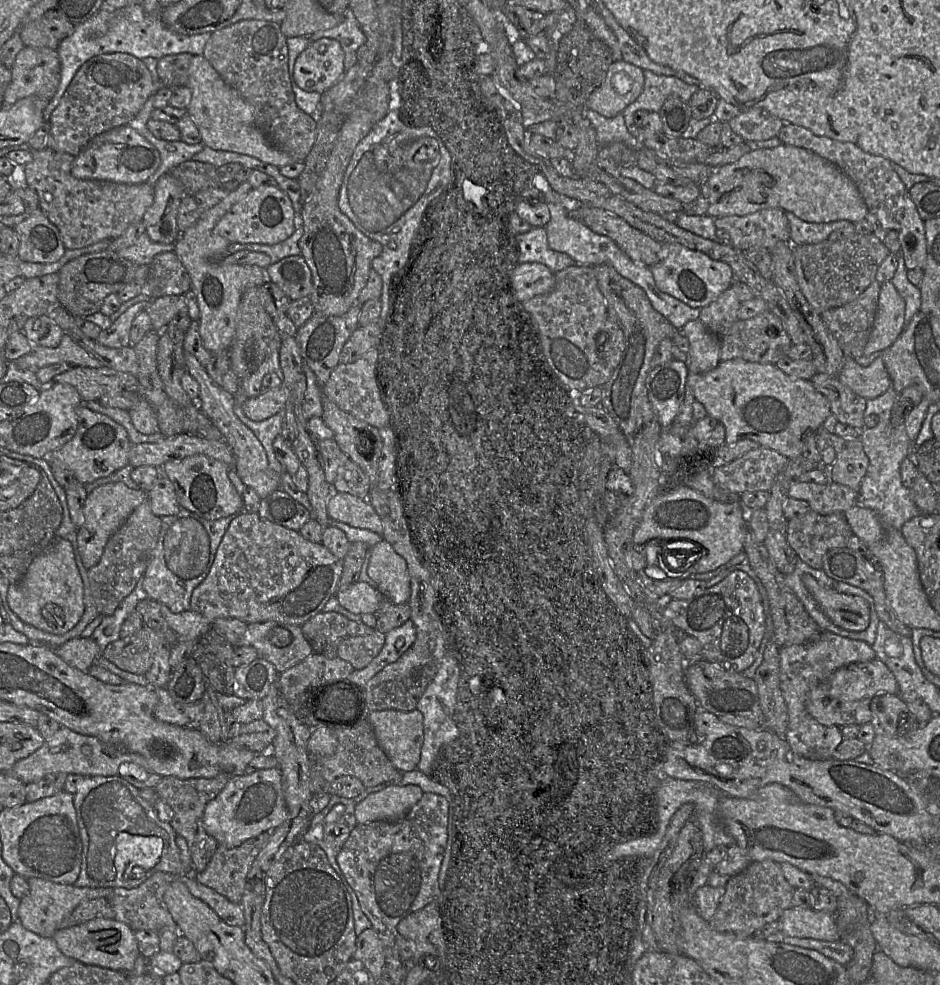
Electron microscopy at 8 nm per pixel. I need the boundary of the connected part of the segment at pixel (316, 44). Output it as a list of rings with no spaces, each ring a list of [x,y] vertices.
[[[320,38],[311,42],[294,65],[297,86],[307,92],[323,94],[344,76],[344,59],[345,53],[338,40]]]

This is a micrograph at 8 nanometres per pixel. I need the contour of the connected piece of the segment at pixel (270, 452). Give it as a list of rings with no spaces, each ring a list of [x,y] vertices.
[[[240,384],[235,396],[234,413],[258,438],[264,447],[270,467],[278,474],[284,473],[284,467],[277,459],[274,452],[274,440],[281,434],[284,434],[284,424],[286,423],[285,411],[280,411],[277,414],[263,421],[253,421],[246,416],[243,410],[243,403],[249,398],[242,389]]]

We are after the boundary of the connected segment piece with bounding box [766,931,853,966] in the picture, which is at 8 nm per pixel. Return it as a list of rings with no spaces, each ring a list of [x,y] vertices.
[[[781,931],[771,934],[767,939],[769,942],[786,943],[806,949],[820,952],[824,956],[846,966],[853,958],[853,949],[842,941],[824,941],[811,938],[790,937]]]

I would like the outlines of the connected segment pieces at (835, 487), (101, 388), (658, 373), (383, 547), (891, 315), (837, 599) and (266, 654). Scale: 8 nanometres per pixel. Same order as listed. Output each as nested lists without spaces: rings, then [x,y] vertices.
[[[798,480],[791,482],[788,494],[791,498],[806,501],[810,510],[821,515],[844,513],[858,503],[859,497],[857,491],[835,482],[818,484]]]
[[[72,366],[68,371],[55,376],[53,382],[73,386],[83,402],[99,401],[110,391],[137,390],[135,375],[102,366],[89,368]]]
[[[676,359],[653,367],[648,373],[648,398],[663,429],[675,421],[684,399],[688,374],[687,364]]]
[[[384,539],[370,548],[368,575],[384,599],[408,603],[411,588],[406,561]]]
[[[891,281],[881,283],[877,311],[863,356],[884,351],[905,327],[905,301]]]
[[[804,574],[802,582],[822,612],[835,625],[850,631],[867,629],[870,622],[870,607],[865,599],[823,586],[810,574]]]
[[[274,621],[248,624],[237,647],[243,646],[254,647],[258,658],[272,663],[279,674],[314,653],[301,626]]]

